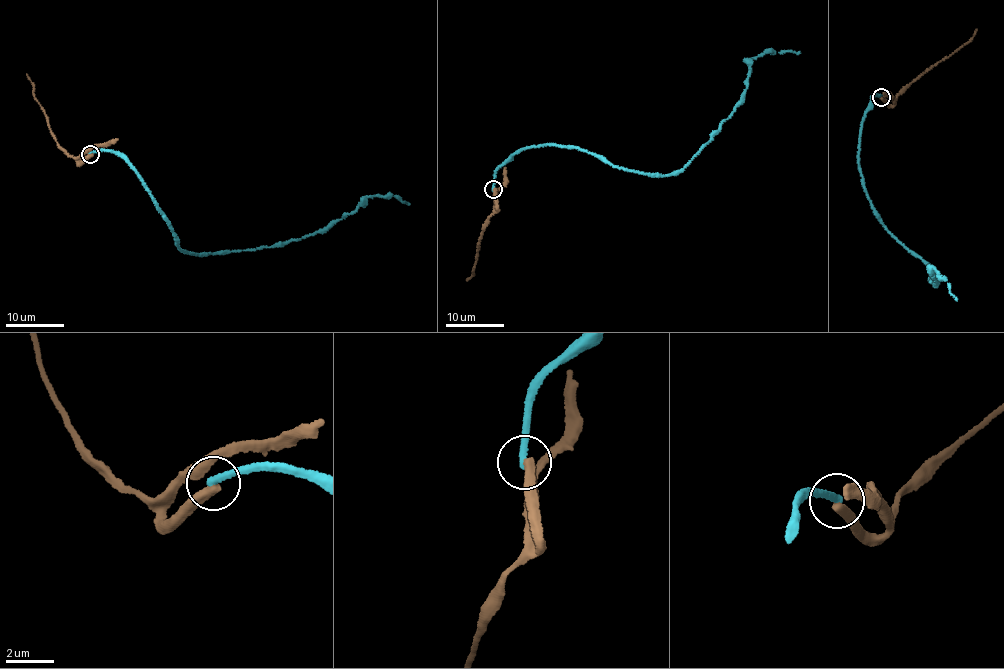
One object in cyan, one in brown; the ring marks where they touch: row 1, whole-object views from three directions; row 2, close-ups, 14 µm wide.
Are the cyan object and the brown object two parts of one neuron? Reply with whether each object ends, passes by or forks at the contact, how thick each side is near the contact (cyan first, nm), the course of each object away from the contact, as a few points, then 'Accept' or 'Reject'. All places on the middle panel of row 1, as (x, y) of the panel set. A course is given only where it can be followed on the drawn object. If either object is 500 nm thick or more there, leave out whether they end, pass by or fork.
At the ring cyan ends. At the ring brown ends. Thickness 300 nm (cyan) against 400 nm. Course of cyan: (494, 189), (505, 160), (552, 145), (648, 176), (680, 171), (744, 99), (751, 60), (800, 53). Course of brown: (494, 189), (497, 212), (486, 219), (473, 274), (466, 280). Reject

